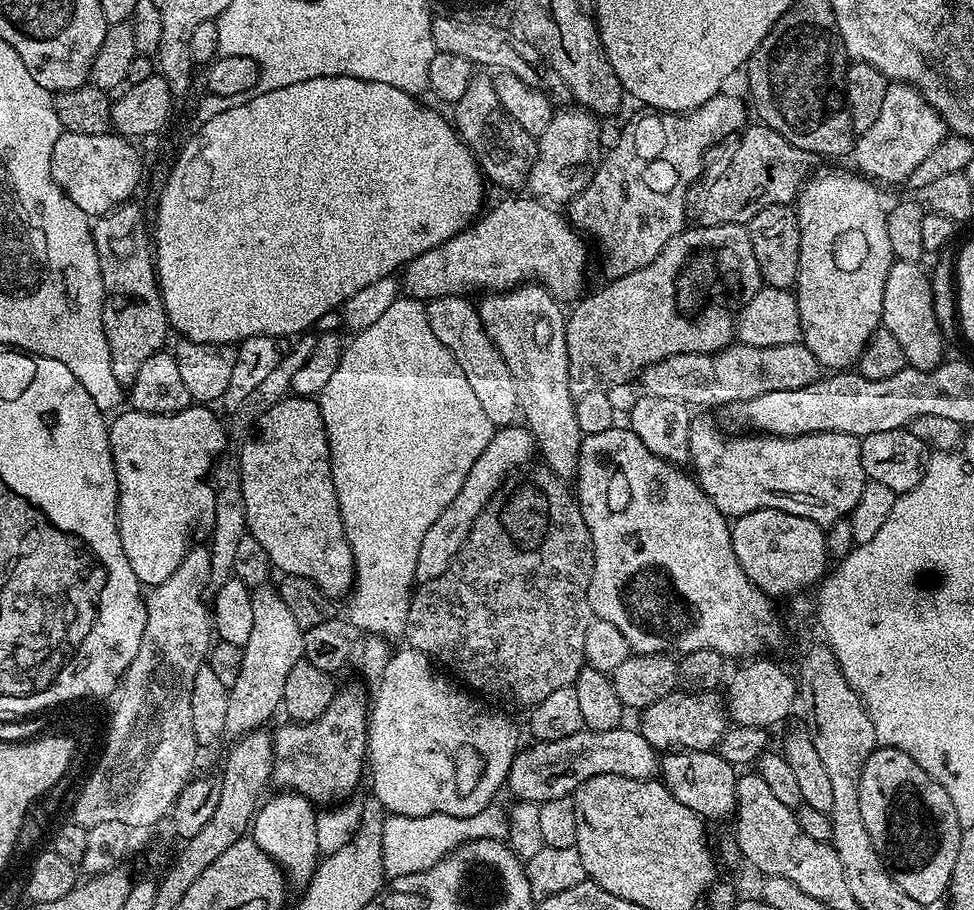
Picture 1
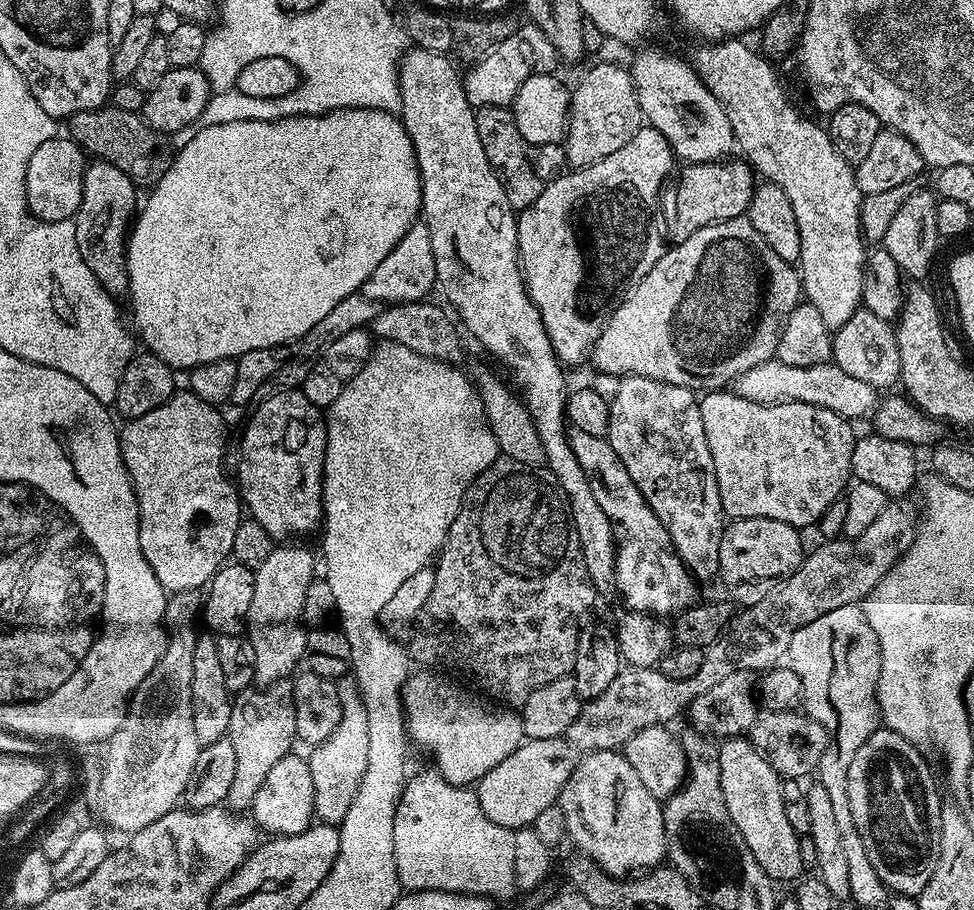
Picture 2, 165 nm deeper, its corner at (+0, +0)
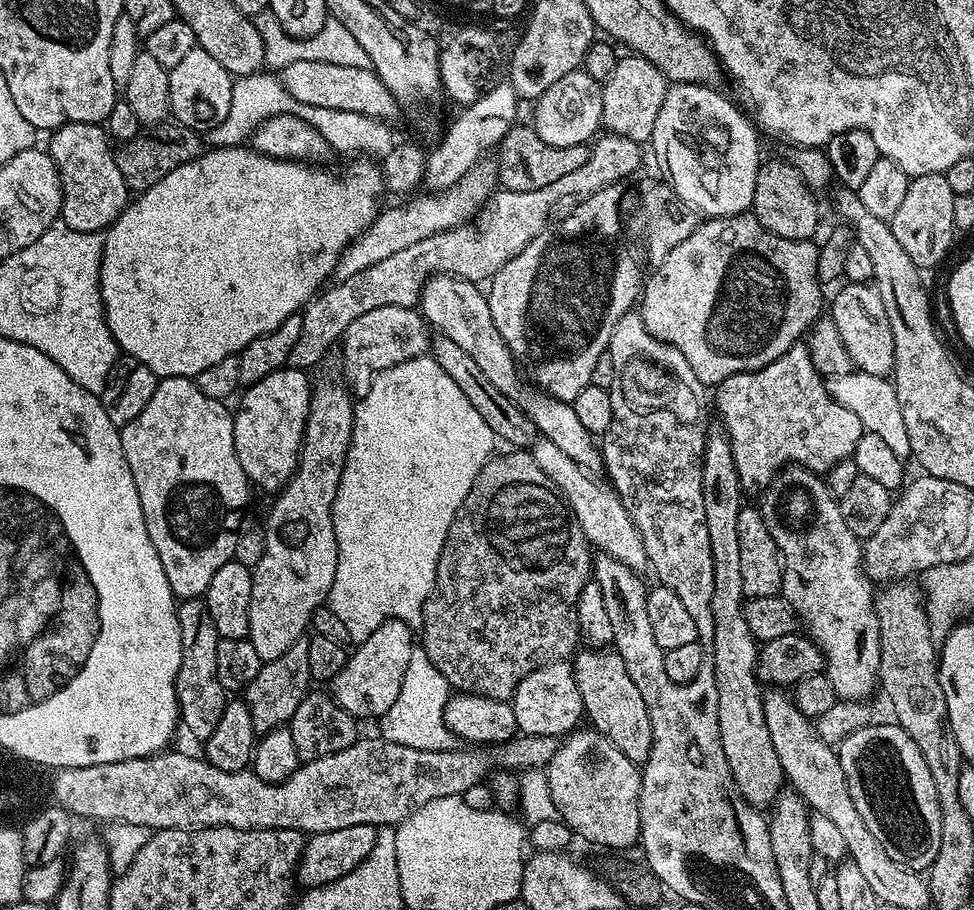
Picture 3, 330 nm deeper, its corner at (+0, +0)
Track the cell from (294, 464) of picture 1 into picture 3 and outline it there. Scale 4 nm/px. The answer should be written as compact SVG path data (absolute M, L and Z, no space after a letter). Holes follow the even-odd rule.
M280 368L274 374L266 374L262 382L254 382L243 389L239 397L240 405L234 408L232 425L234 426L234 450L238 454L238 462L242 462L242 470L253 485L265 488L271 494L280 489L296 472L296 463L300 460L300 447L304 445L304 427L308 421L310 402L312 401L313 381L308 380L309 373L303 368Z

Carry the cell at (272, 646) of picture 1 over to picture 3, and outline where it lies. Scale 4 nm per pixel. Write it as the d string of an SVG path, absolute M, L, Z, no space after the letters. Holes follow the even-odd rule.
M339 379L316 380L312 385L312 401L308 421L304 427L304 445L300 447L300 460L296 472L280 489L268 516L268 525L262 528L264 549L262 558L252 569L250 590L250 630L246 639L258 650L261 662L267 662L286 654L294 642L309 631L312 615L327 601L334 586L334 570L338 570L338 542L334 538L332 507L338 494L338 482L346 462L346 454L352 437L352 410L354 397Z

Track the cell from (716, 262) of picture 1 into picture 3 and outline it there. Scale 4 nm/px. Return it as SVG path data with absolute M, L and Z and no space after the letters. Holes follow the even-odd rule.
M751 214L705 219L703 222L697 223L696 229L690 234L690 238L678 242L678 246L674 246L674 250L670 250L668 259L651 269L652 277L649 280L647 277L643 281L642 295L638 301L640 317L646 326L646 330L650 330L650 334L654 334L654 338L674 346L684 355L686 362L690 362L690 370L694 370L694 374L700 381L706 386L718 386L734 374L757 372L758 369L765 368L767 364L774 362L782 354L786 354L786 350L790 350L792 345L797 343L816 323L822 312L820 307L823 304L825 307L826 304L826 296L824 300L823 294L820 293L822 291L820 279L816 277L819 253L819 247L812 240L778 238L778 234L766 230L758 222L758 218Z

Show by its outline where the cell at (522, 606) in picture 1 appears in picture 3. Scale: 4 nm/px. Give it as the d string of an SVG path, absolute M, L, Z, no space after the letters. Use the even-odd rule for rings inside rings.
M508 450L505 456L499 454L493 455L484 465L478 474L478 478L474 478L474 486L470 486L470 494L466 494L466 498L462 502L462 506L458 510L458 514L454 518L454 522L448 531L446 542L442 546L442 554L440 561L436 567L436 581L432 587L432 593L429 594L428 600L424 603L424 611L422 613L422 629L424 628L424 641L422 647L424 652L430 658L430 662L434 662L434 666L438 666L438 670L446 679L449 685L457 693L467 694L469 696L481 696L482 698L494 698L495 700L511 701L514 690L518 686L518 682L522 682L522 678L526 678L526 674L530 674L534 670L538 670L538 666L546 666L555 660L567 660L577 651L578 645L582 640L582 633L580 630L580 623L578 622L578 610L576 603L578 602L578 594L582 594L582 586L586 586L589 580L594 576L594 552L590 547L588 539L582 534L582 526L578 526L578 522L572 517L572 511L566 507L563 499L548 485L546 474L542 474L542 470L538 470L538 462L534 462L531 451L528 450Z

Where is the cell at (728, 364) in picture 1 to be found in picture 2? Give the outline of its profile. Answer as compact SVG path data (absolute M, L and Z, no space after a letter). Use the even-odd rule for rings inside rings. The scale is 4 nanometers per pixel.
M773 358L735 377L734 391L737 396L759 404L785 404L786 402L817 404L826 410L834 410L845 418L868 415L871 417L878 408L877 389L870 387L859 378L846 374L846 370L842 370L834 362L816 366L790 366L779 358Z

